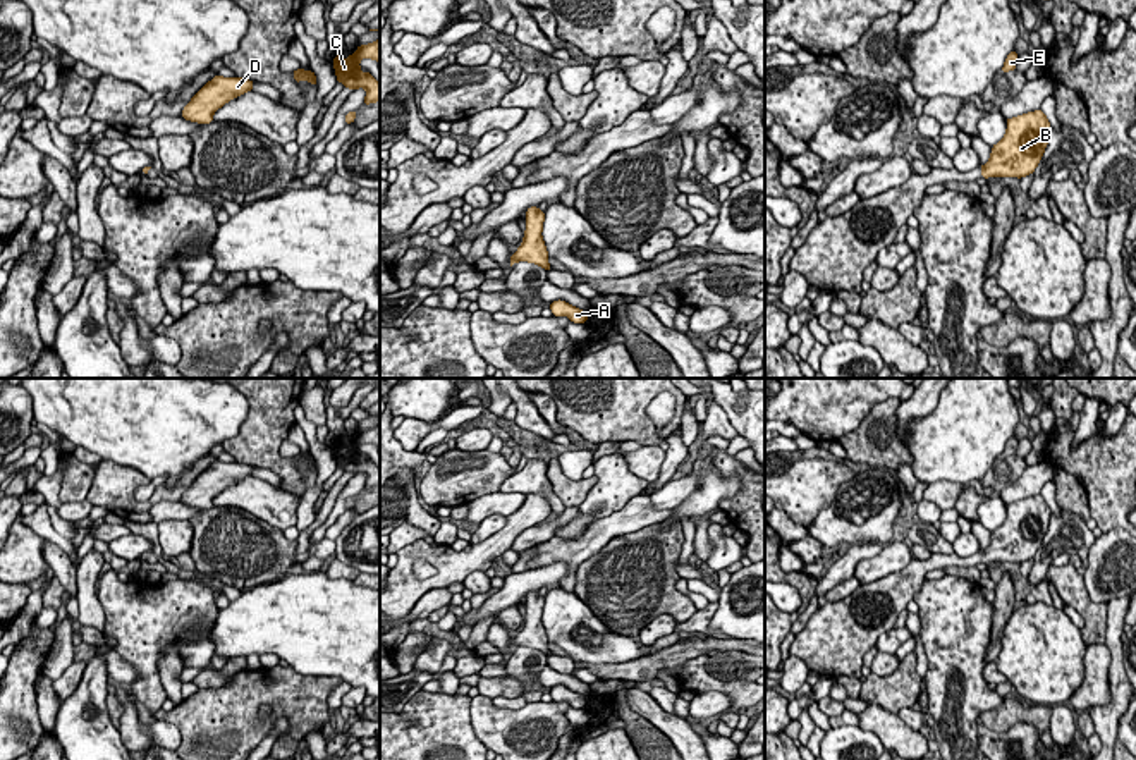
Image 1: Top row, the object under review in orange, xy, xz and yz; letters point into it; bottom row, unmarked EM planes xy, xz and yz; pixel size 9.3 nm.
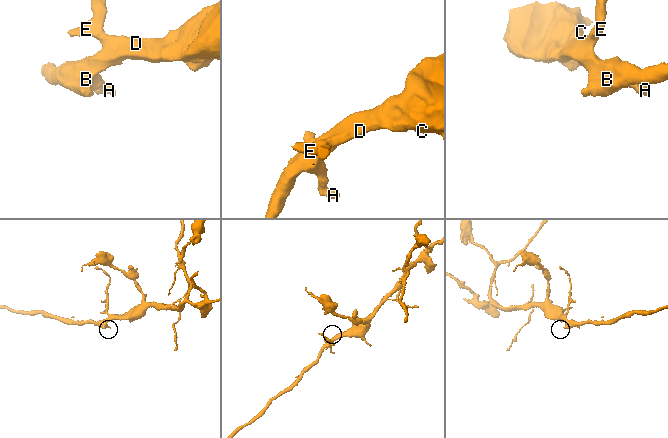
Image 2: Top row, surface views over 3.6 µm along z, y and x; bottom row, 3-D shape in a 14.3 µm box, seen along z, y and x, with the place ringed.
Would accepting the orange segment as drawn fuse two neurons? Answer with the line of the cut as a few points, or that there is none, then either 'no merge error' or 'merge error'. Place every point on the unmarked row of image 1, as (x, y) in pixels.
no cut | no merge error

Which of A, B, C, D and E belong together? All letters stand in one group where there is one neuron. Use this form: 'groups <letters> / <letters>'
groups A B C D E

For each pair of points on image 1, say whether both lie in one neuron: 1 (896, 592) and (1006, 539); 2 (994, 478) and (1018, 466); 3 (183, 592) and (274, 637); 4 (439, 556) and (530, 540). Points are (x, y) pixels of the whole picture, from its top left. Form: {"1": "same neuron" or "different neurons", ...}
{"1": "same neuron", "2": "same neuron", "3": "different neurons", "4": "different neurons"}

